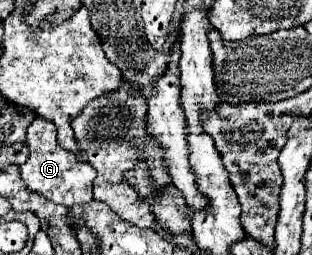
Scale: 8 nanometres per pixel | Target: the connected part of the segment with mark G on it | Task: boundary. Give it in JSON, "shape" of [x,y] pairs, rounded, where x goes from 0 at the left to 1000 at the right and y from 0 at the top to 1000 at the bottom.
{"shape":[[[119,459],[93,506],[87,506],[87,576],[93,576],[93,616],[87,631],[61,655],[67,702],[80,710],[87,741],[106,757],[125,757],[151,773],[170,796],[228,812],[247,796],[285,796],[298,780],[298,702],[311,694],[304,663],[279,631],[260,631],[240,600],[208,592],[176,537],[176,490],[163,475],[138,475],[138,459]]]}

